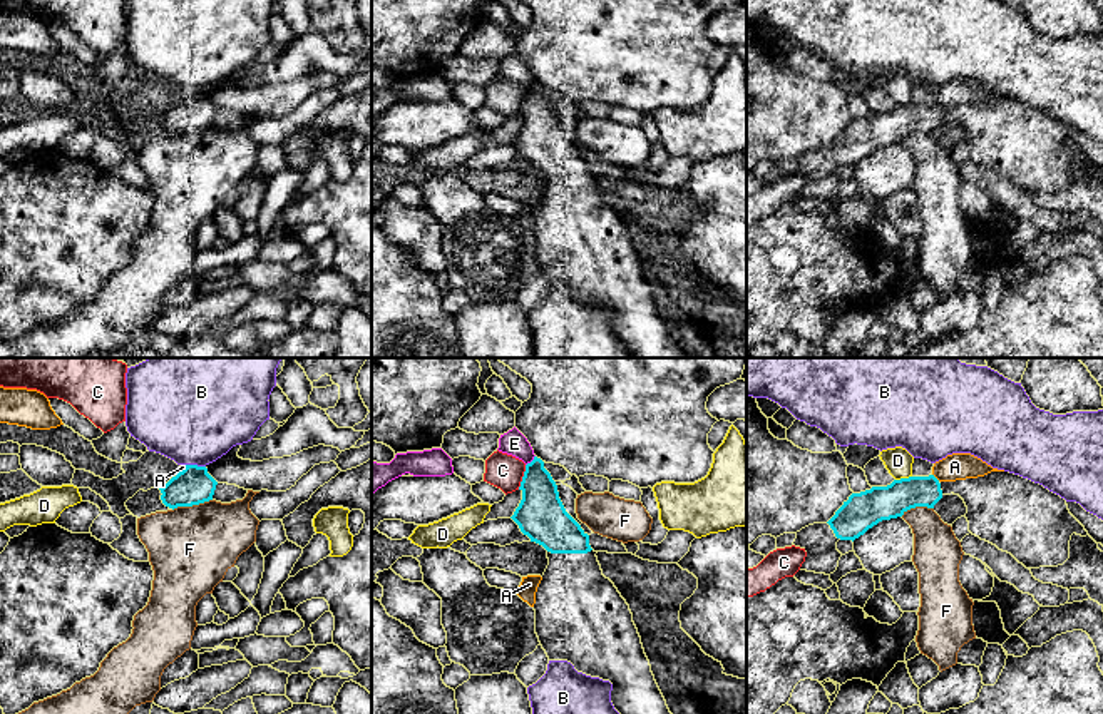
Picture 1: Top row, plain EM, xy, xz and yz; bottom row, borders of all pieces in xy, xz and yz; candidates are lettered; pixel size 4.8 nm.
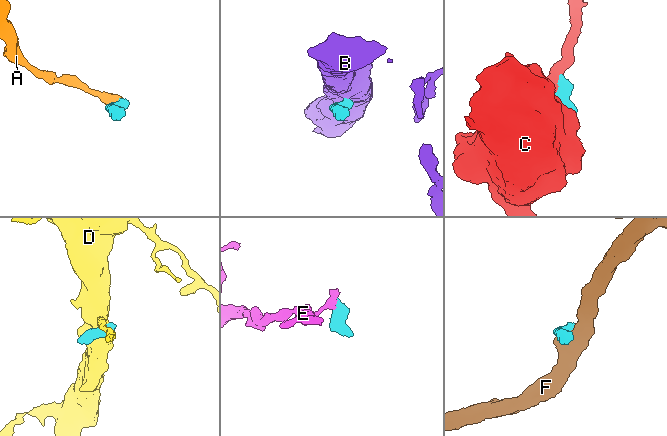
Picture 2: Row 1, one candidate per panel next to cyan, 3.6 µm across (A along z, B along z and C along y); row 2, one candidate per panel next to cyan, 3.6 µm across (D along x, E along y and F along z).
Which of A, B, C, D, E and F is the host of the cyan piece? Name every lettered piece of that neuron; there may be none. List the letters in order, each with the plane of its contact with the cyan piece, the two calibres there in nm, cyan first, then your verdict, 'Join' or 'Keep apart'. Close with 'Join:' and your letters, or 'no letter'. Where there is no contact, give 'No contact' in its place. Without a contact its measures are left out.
A: Touches cyan in yz. Thickness 160 nm (cyan) against 130 nm. Keep apart
B: Touches cyan in xy. Thickness 180 nm (cyan) against 480 nm. Keep apart
C: Touches cyan in xz. Thickness 240 nm (cyan) against 170 nm. Keep apart
D: Touches cyan in yz. Thickness 180 nm (cyan) against 130 nm. Keep apart
E: Touches cyan in xz. Thickness 220 nm (cyan) against 120 nm. Keep apart
F: Touches cyan in xy. Thickness 180 nm (cyan) against 400 nm. Keep apart
Join: no letter

